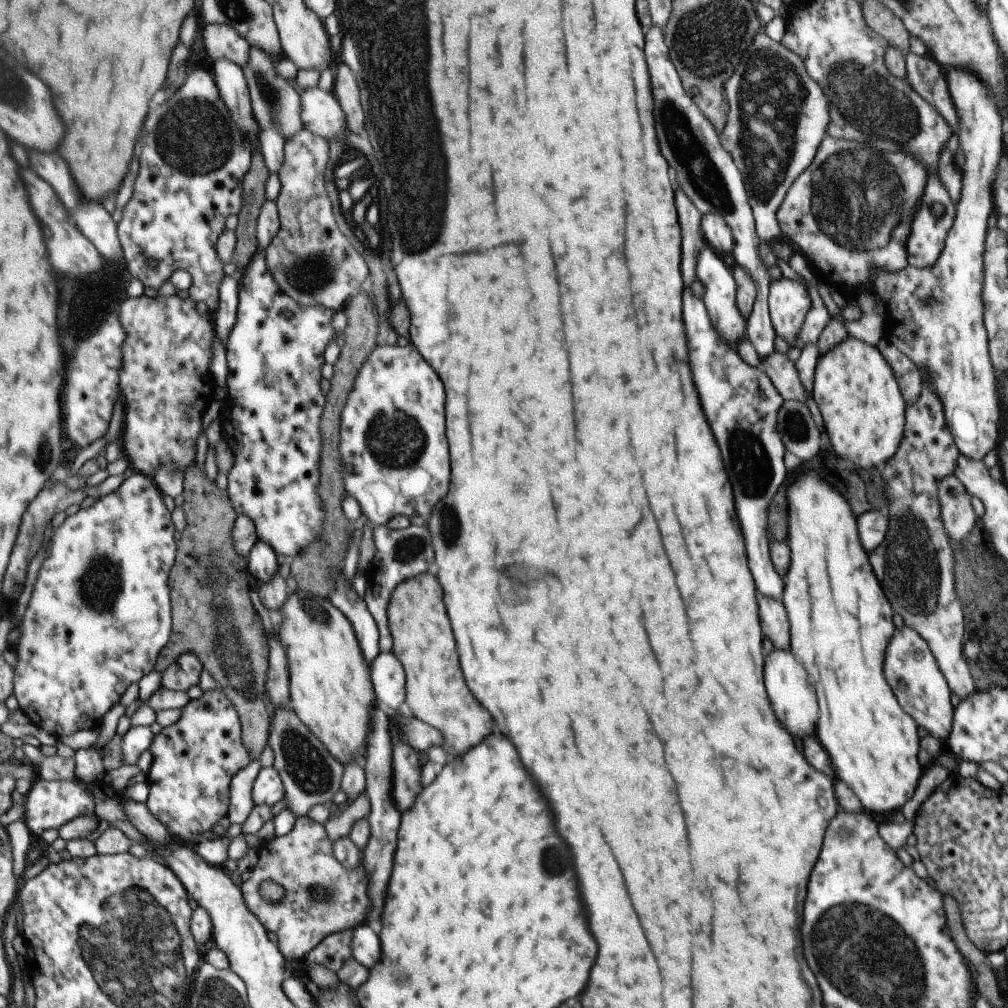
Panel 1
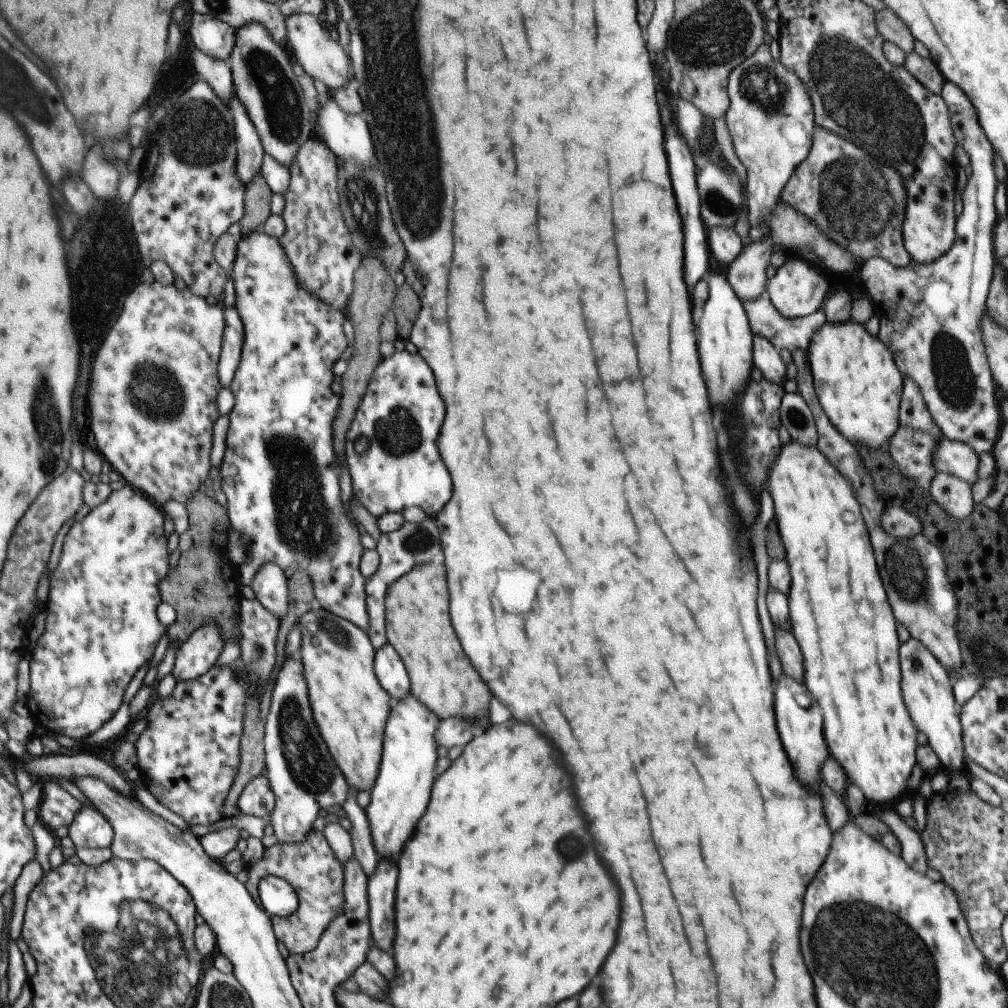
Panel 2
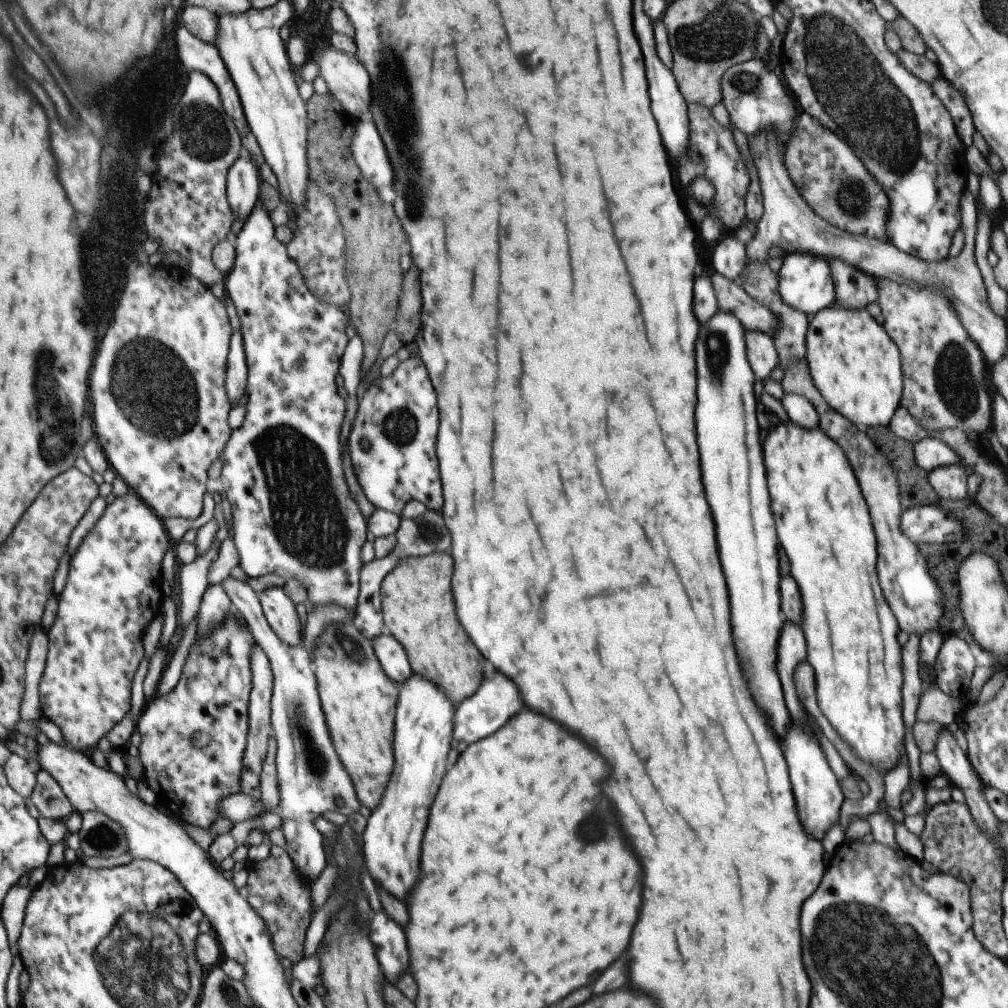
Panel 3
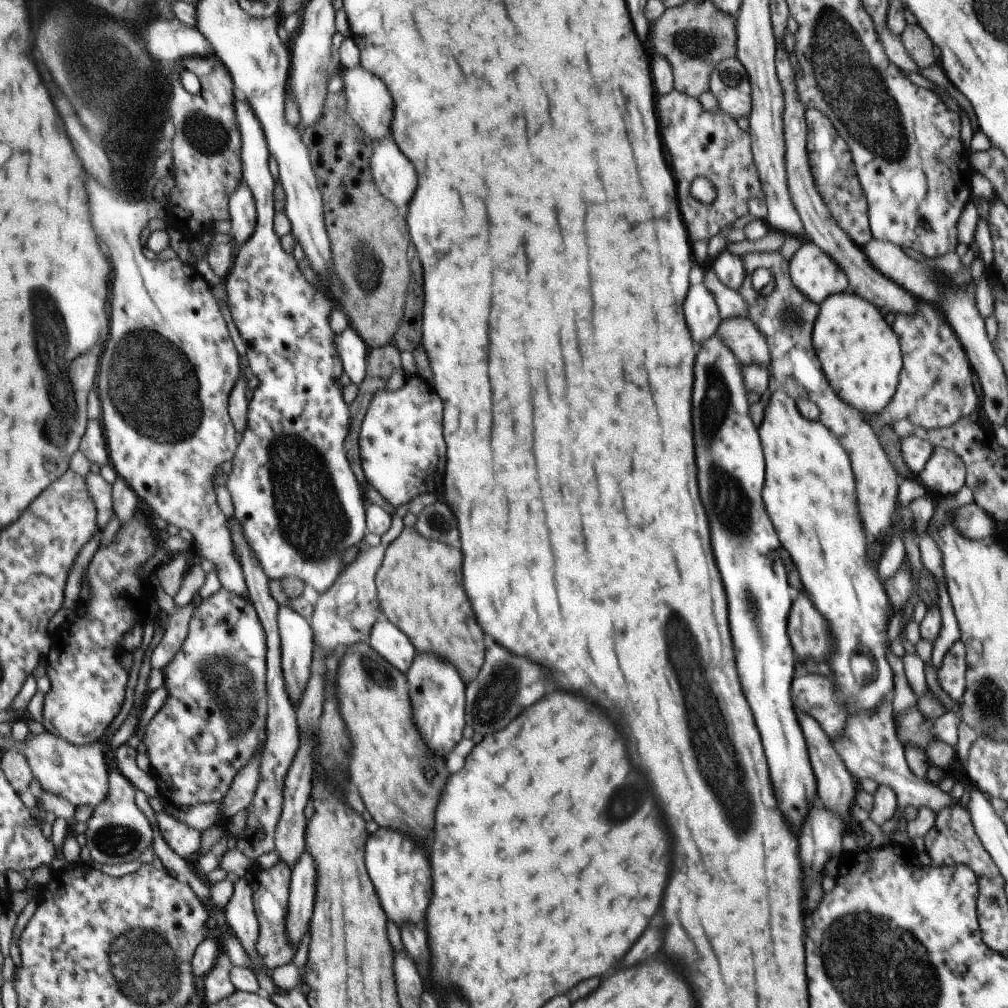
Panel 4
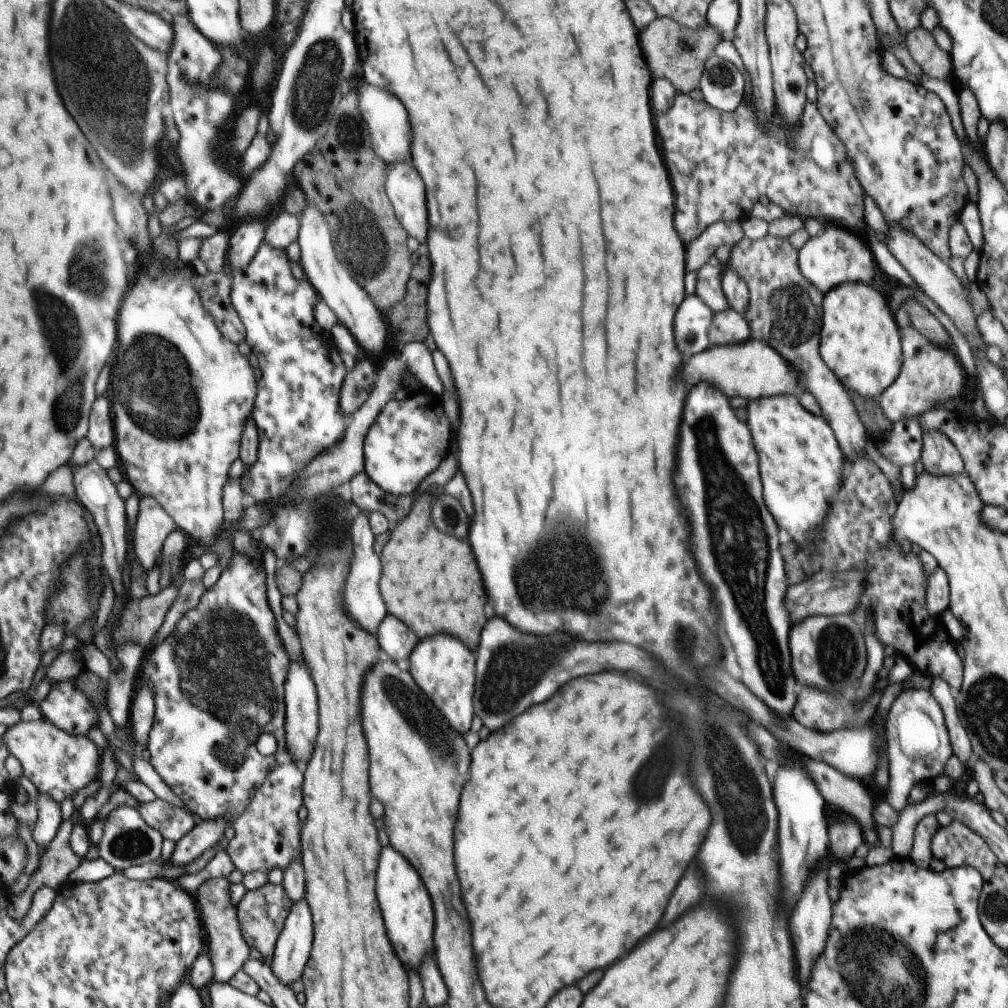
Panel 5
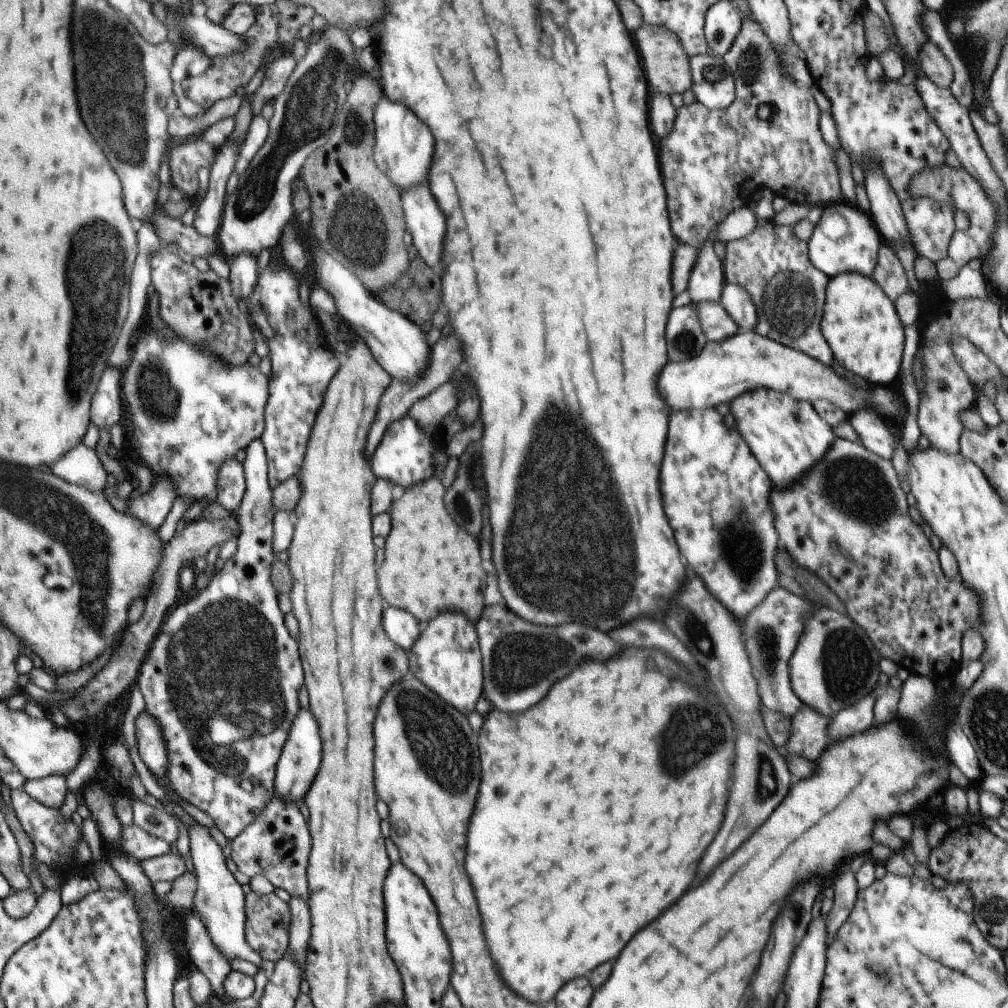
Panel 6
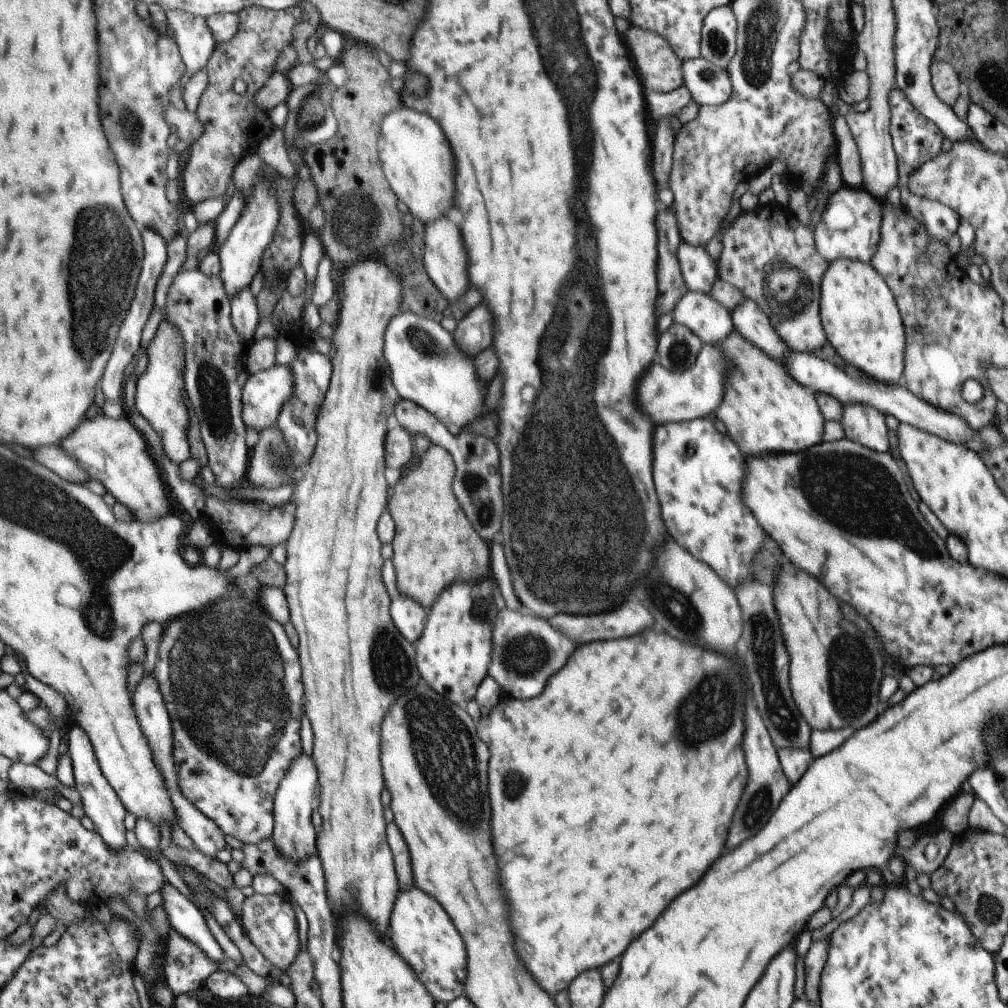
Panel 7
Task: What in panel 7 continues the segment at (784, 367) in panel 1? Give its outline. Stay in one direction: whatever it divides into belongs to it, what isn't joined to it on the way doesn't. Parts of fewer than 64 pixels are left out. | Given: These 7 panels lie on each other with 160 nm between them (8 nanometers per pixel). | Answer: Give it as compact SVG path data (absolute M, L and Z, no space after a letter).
M686 291L673 306L673 320L683 324L702 344L716 345L734 329L730 313L709 294Z

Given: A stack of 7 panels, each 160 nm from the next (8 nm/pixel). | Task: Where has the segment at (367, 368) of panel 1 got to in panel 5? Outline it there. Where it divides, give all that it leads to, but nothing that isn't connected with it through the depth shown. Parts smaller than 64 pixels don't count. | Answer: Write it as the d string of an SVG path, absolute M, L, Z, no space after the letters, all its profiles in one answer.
M415 394L405 400L393 400L379 411L369 427L363 442L365 474L381 490L393 496L410 496L416 493L419 482L437 468L449 448L449 420L443 414L441 396Z

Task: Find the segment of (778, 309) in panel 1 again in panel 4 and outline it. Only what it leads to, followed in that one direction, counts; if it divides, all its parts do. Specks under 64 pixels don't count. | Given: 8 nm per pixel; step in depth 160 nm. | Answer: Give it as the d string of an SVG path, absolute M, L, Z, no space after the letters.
M806 239L788 260L788 273L793 288L817 306L825 297L842 293L848 288L844 270L816 244Z

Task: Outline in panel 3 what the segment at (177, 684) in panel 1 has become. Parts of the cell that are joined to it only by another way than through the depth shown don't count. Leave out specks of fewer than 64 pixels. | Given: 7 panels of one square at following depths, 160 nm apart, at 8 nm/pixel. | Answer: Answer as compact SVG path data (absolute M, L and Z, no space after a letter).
M209 585L198 604L196 637L204 639L211 629L221 624L224 614L229 611L230 600L221 585Z

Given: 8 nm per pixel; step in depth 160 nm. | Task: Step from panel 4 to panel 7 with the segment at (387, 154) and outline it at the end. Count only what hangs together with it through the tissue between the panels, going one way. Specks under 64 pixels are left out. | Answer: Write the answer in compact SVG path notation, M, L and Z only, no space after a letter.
M441 218L433 224L425 226L425 234L423 234L423 242L425 242L425 250L423 250L423 268L429 280L437 286L437 290L451 302L455 304L457 298L467 290L469 280L467 280L467 264L465 264L465 250L459 238L459 230L455 228L455 224L451 224L449 220Z

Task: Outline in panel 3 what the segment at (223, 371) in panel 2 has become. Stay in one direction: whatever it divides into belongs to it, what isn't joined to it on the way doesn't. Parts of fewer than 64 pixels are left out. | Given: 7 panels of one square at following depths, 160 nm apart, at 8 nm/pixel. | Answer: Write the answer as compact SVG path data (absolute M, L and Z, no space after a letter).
M235 330L232 331L228 344L224 378L224 391L232 407L237 405L239 398L244 395L246 376L247 371L242 338L240 331Z

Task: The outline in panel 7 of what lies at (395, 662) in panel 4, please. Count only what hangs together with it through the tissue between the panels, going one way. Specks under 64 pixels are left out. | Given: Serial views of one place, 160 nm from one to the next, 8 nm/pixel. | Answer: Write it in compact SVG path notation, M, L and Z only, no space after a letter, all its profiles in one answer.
M396 594L390 600L388 612L397 632L404 640L414 644L423 631L426 611L415 600Z

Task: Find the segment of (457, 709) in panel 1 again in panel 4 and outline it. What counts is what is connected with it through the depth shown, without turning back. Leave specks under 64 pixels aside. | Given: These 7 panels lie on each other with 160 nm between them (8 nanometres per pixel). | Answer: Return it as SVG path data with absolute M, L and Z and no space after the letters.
M404 526L385 548L381 566L374 576L374 583L380 612L407 636L417 653L432 652L448 660L460 672L465 684L479 672L484 659L483 632L461 588L461 554L457 548L423 538L421 534L417 534L415 527Z

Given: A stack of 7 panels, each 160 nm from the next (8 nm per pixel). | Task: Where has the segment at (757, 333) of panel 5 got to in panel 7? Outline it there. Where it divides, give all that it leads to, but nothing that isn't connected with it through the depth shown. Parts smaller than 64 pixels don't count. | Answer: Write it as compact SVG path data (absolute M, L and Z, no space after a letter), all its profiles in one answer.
M771 202L741 211L719 231L722 248L715 261L718 277L761 308L787 348L805 353L824 348L818 302L820 281L828 264L813 246L811 229L797 222L786 206Z

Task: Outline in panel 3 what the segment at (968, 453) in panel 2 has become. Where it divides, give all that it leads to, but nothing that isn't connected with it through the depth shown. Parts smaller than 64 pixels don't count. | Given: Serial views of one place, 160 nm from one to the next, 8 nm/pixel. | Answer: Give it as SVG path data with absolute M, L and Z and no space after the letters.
M923 437L912 444L912 450L917 466L927 473L941 465L960 464L956 451L936 438Z

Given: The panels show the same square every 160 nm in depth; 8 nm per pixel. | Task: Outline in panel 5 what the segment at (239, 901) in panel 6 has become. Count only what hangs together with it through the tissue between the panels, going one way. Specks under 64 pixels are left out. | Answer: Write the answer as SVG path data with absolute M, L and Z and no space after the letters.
M225 877L205 880L193 892L192 897L200 916L204 950L212 964L212 981L227 983L248 959L249 947L245 944L236 917L236 905L229 899L229 881Z

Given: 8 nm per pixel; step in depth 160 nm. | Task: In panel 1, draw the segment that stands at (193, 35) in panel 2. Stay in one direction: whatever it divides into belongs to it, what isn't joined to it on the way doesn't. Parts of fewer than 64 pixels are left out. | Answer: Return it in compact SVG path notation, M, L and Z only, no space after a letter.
M205 23L201 34L205 52L211 60L228 59L237 66L247 60L249 44L230 26Z

